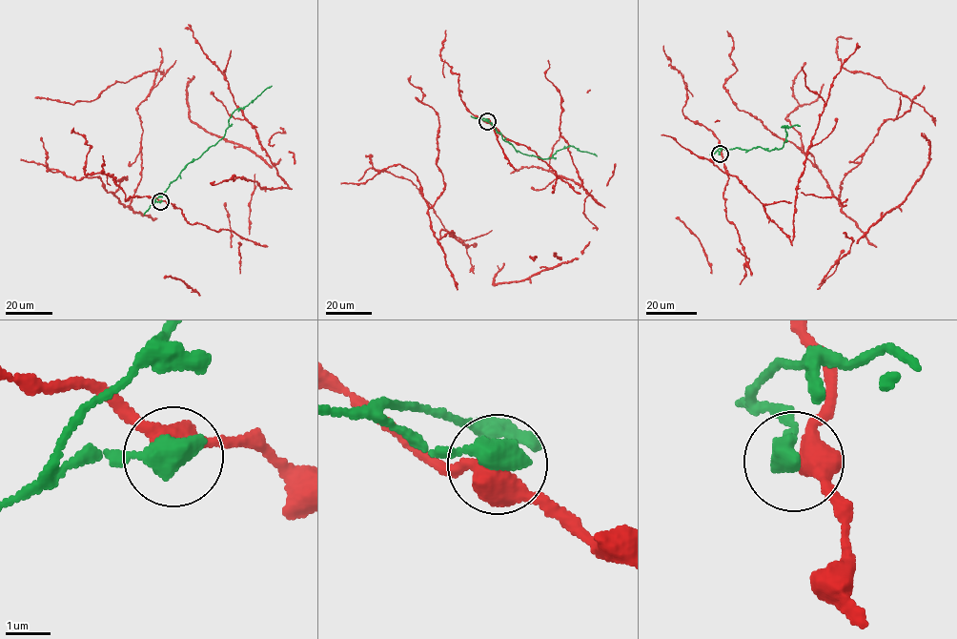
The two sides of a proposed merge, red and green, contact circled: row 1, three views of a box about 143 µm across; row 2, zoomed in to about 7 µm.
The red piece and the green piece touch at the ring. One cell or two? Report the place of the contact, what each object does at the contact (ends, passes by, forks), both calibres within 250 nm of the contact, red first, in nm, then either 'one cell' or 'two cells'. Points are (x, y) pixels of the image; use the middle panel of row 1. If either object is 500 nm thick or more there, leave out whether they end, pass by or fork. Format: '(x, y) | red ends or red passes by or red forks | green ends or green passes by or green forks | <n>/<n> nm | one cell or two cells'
(487, 121) | 480/600 nm | two cells

